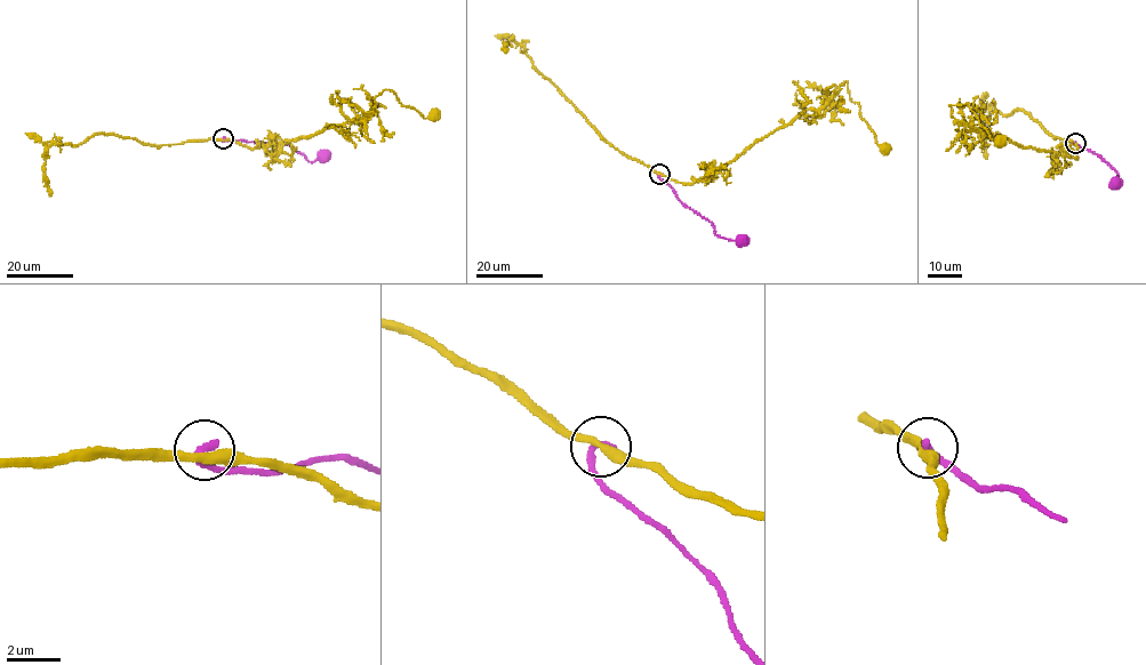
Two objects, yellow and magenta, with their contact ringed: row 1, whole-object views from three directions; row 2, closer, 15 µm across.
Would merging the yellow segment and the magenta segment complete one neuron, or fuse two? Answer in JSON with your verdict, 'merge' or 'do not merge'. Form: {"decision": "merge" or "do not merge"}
{"decision": "do not merge"}

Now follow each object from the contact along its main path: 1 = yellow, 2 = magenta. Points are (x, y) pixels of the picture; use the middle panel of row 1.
1: (659, 174), (684, 183), (712, 176), (756, 142), (801, 114), (811, 115), (844, 81), (876, 142), (889, 152)
2: (659, 174), (682, 203), (712, 223), (716, 234), (742, 240)

